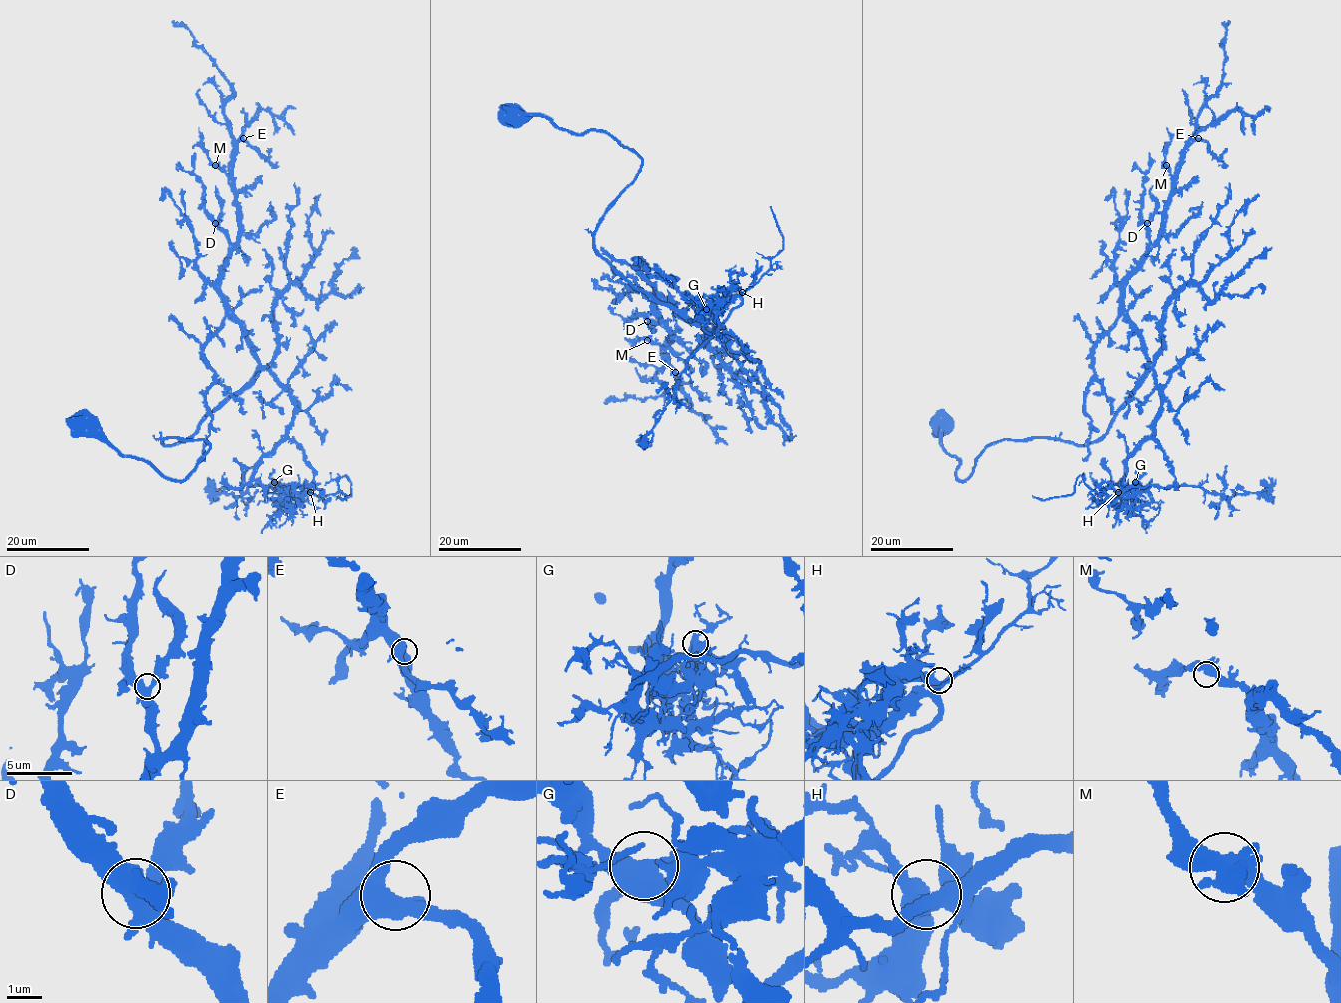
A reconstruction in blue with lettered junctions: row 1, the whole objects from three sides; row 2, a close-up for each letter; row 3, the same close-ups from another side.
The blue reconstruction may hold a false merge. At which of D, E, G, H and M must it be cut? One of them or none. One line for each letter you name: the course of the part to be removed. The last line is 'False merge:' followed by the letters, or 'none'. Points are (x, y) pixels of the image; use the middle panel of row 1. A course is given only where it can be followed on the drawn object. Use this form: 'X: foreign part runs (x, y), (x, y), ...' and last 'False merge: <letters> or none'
G: foreign part runs (707, 309), (722, 308), (733, 299), (741, 299), (688, 360), (674, 398), (643, 445), (640, 442)
False merge: G

